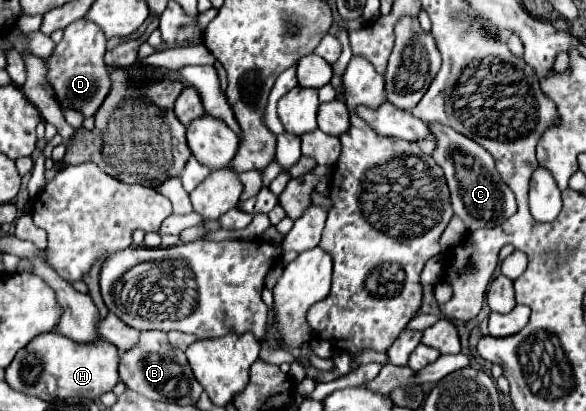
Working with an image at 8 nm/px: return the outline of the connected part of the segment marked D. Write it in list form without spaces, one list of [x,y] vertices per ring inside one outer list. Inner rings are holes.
[[[79,19],[65,29],[65,35],[55,45],[51,57],[45,59],[47,81],[55,89],[55,99],[63,109],[77,109],[83,113],[83,117],[93,117],[105,101],[111,89],[109,69],[103,59],[107,53],[105,41],[103,31],[99,31],[95,23]]]

